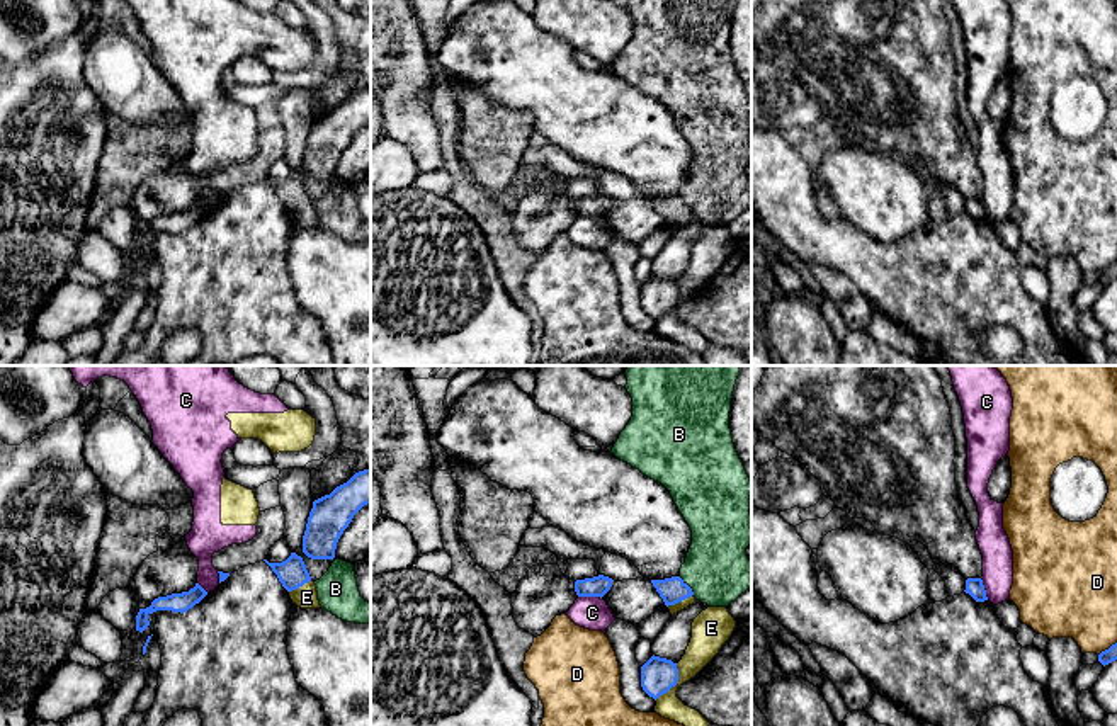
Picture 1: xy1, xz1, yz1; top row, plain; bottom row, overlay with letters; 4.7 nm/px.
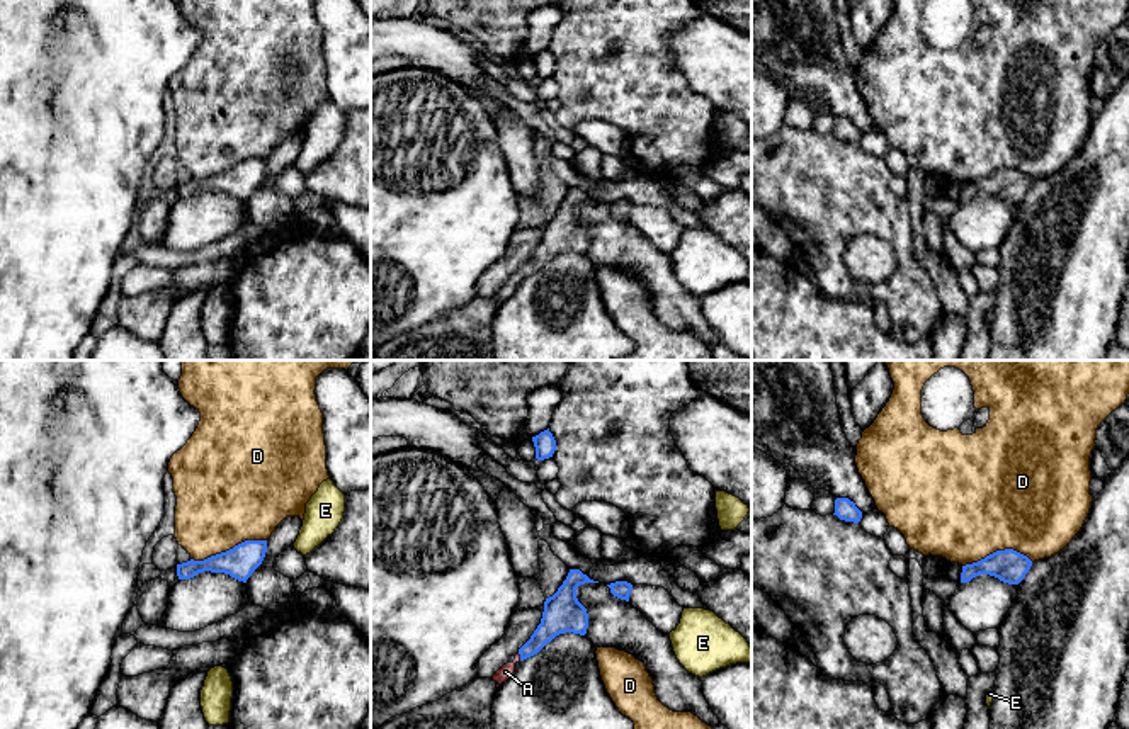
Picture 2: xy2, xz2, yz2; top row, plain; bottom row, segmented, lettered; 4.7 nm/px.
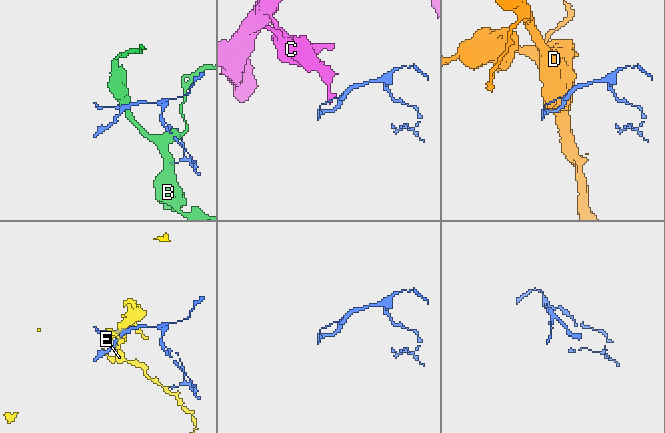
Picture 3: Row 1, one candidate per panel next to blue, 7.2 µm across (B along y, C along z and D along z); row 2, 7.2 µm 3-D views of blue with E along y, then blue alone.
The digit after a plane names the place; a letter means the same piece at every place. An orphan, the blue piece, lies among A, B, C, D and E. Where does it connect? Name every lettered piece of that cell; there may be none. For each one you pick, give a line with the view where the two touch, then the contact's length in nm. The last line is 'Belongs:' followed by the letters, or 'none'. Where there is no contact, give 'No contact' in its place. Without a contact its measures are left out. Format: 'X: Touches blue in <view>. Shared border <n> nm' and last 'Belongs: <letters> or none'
A: Touches blue in xz2. Shared border 40 nm
Belongs: A

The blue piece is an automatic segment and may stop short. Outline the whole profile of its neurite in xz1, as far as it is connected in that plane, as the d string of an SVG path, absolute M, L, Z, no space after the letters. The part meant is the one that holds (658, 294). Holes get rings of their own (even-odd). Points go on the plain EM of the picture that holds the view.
M651 275L641 286L641 306L655 320L666 313L678 301L677 282L666 277Z

